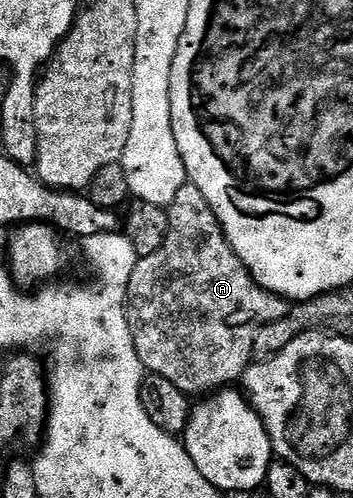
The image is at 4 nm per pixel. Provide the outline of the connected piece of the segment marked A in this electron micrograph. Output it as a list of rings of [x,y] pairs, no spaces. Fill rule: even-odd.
[[[190,182],[183,184],[166,210],[168,230],[161,250],[140,256],[129,278],[129,334],[133,334],[137,358],[141,358],[150,375],[173,382],[177,390],[192,398],[203,398],[242,381],[253,363],[253,338],[257,330],[269,322],[277,322],[277,318],[285,318],[289,304],[283,297],[265,290],[249,274],[233,246],[229,246],[209,202],[205,202],[205,194],[197,186]]]

